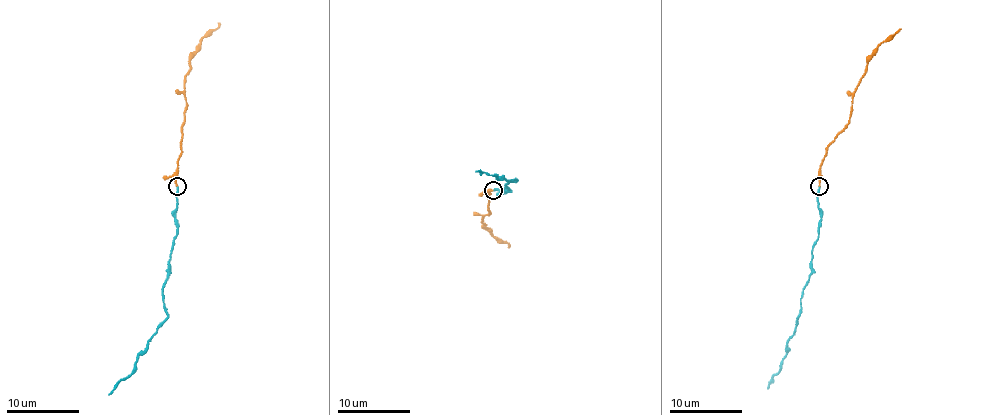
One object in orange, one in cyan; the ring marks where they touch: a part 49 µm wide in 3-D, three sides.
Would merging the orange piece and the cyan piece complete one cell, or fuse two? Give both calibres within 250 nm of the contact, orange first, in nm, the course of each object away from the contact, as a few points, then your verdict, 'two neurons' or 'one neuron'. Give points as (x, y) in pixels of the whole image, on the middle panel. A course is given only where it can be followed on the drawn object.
calibres 180 and 180 nm; course orange (493, 190), (487, 190), (490, 212), (484, 214), (483, 225), (493, 237), (507, 241), (508, 248); course cyan (493, 190), (508, 192), (505, 184), (517, 180), (506, 181), (504, 176), (498, 179), (475, 170); one neuron

